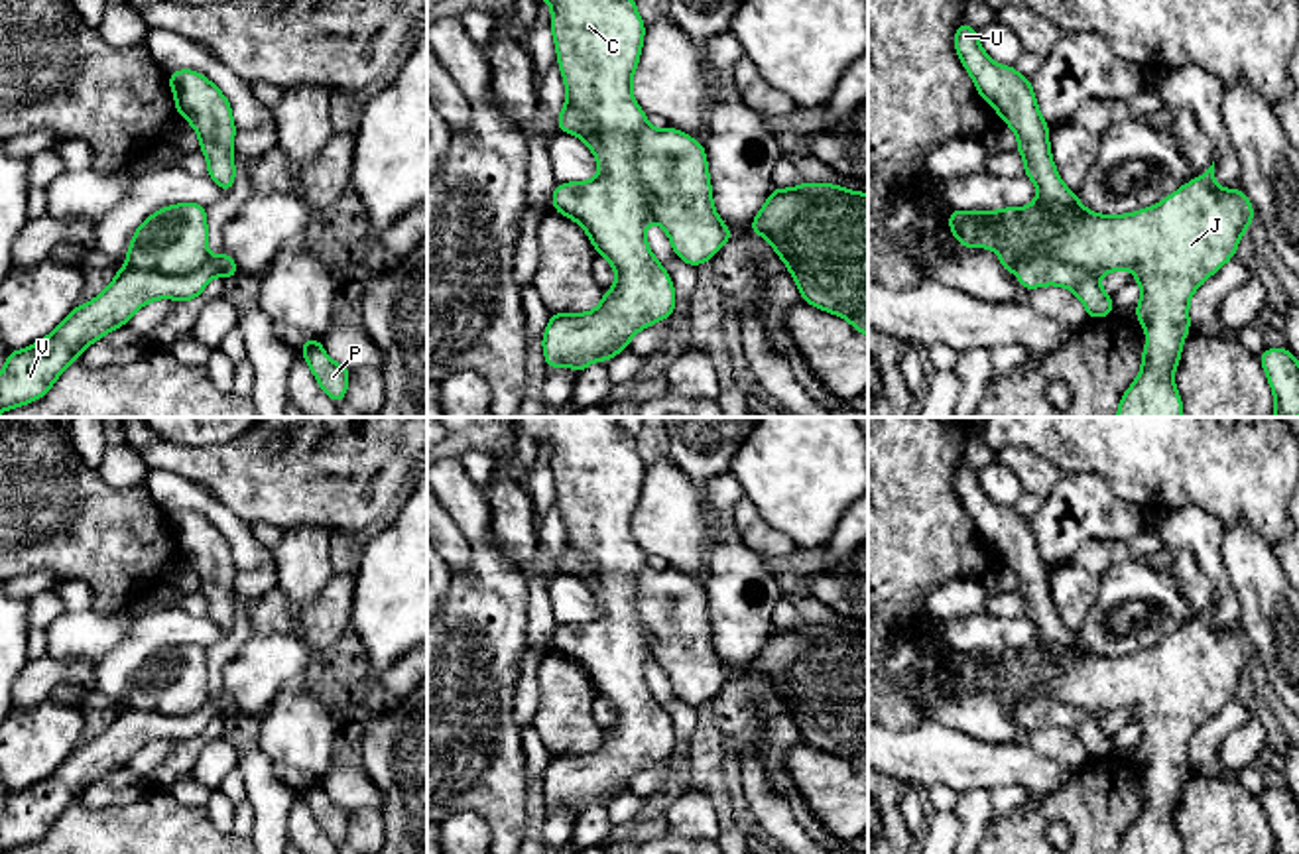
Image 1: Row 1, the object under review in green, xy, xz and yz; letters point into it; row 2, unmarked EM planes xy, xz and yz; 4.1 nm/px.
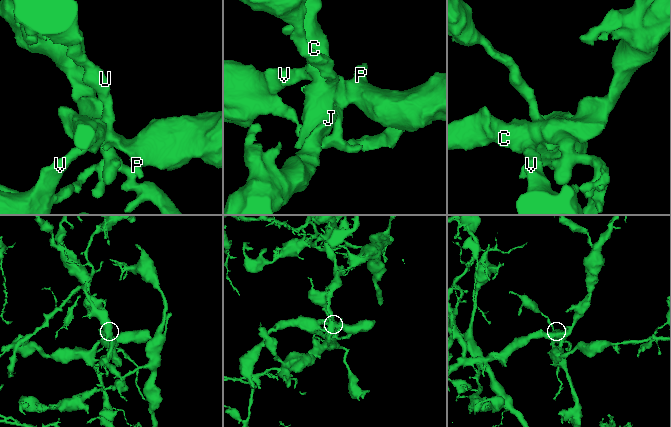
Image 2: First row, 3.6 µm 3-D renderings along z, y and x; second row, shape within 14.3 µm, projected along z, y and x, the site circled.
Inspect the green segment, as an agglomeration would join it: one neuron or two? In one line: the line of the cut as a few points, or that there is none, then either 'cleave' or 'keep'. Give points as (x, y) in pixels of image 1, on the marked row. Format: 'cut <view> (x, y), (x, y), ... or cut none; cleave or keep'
cut none; keep

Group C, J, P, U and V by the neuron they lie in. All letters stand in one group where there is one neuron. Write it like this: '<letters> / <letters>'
C J P U V

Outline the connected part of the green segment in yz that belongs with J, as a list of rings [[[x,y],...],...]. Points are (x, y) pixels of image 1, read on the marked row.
[[[966,20],[957,26],[955,49],[978,94],[1016,132],[1016,150],[1025,163],[1023,175],[1037,185],[1037,197],[1029,207],[1020,209],[951,209],[949,230],[964,248],[992,248],[1006,274],[1018,272],[1018,281],[1027,293],[1041,285],[1069,287],[1082,301],[1088,319],[1114,315],[1112,295],[1098,285],[1098,277],[1130,268],[1134,281],[1142,285],[1142,299],[1134,313],[1145,331],[1147,344],[1142,350],[1142,370],[1124,392],[1116,417],[1183,417],[1183,401],[1173,374],[1181,360],[1183,340],[1191,333],[1189,301],[1208,275],[1234,258],[1240,236],[1256,218],[1246,193],[1220,189],[1214,183],[1212,161],[1201,177],[1153,207],[1118,216],[1096,214],[1084,209],[1077,193],[1059,177],[1049,148],[1049,126],[1037,108],[1031,81],[1021,77],[1016,67],[994,63]]]

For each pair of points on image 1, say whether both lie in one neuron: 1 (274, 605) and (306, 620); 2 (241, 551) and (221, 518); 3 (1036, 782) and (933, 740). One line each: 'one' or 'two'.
1: one
2: one
3: one

